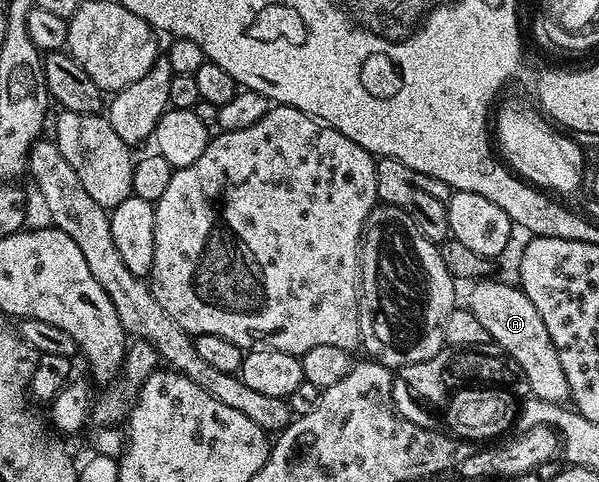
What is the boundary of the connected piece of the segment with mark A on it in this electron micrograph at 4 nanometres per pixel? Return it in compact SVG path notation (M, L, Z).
M494 280L473 282L471 289L474 290L468 301L472 315L476 315L488 330L491 342L517 363L519 374L530 384L529 392L533 396L559 403L569 402L570 388L568 379L564 377L564 366L560 363L560 355L556 355L548 327L544 327L544 319L540 319L536 307L532 307L532 299L528 299L517 284Z

